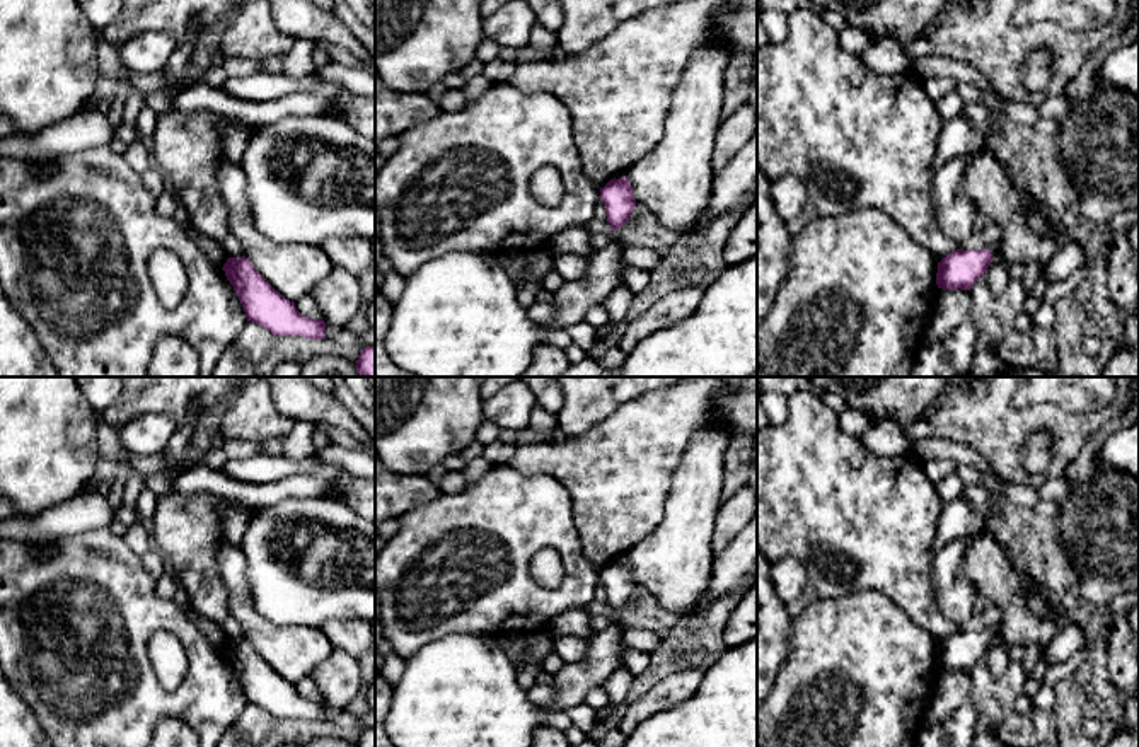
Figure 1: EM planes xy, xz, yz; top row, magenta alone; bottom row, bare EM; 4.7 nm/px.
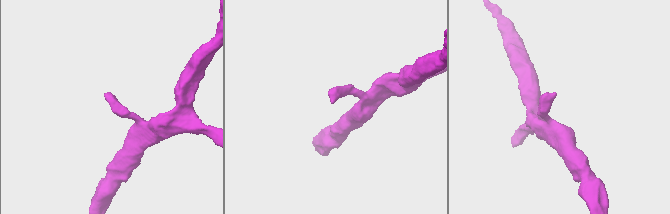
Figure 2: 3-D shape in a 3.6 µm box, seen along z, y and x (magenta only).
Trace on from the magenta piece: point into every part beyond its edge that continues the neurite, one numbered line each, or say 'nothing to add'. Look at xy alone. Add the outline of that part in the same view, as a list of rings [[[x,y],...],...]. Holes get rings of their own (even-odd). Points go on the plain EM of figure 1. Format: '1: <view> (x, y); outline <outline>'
nothing to add

